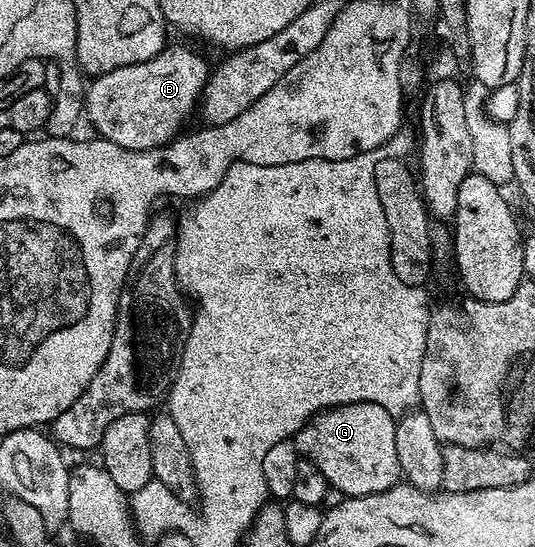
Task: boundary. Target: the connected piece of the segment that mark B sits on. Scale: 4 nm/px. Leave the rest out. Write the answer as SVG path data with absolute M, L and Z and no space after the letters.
M165 46L150 61L142 61L134 65L122 65L118 69L110 69L95 76L87 84L83 92L83 114L92 122L92 127L99 138L114 141L114 145L122 145L122 149L135 151L153 151L172 142L181 134L184 122L197 110L200 97L210 74L210 63L200 55L195 55L188 47Z

